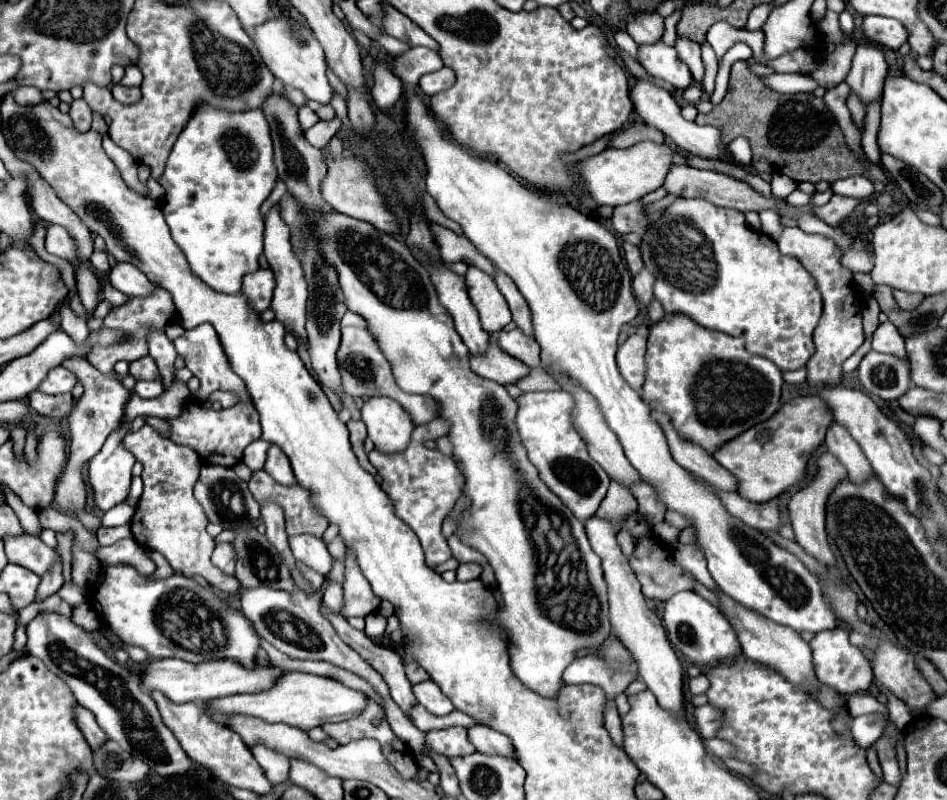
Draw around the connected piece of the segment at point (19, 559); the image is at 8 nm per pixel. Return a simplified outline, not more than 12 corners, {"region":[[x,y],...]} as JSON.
{"region":[[35,535],[3,541],[9,563],[43,575],[55,551]]}

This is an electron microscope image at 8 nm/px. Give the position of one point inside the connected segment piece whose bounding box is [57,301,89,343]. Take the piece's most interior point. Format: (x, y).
(70, 322)

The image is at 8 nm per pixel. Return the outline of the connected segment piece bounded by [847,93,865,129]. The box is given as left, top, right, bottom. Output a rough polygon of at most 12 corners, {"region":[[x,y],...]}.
{"region":[[857,95],[849,97],[851,109],[855,125],[861,129],[865,119],[865,107],[857,101]]}

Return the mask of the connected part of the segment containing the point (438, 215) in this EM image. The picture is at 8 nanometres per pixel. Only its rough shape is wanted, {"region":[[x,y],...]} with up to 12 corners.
{"region":[[425,193],[423,207],[425,215],[439,225],[461,233],[455,221],[449,221],[435,201]]}

